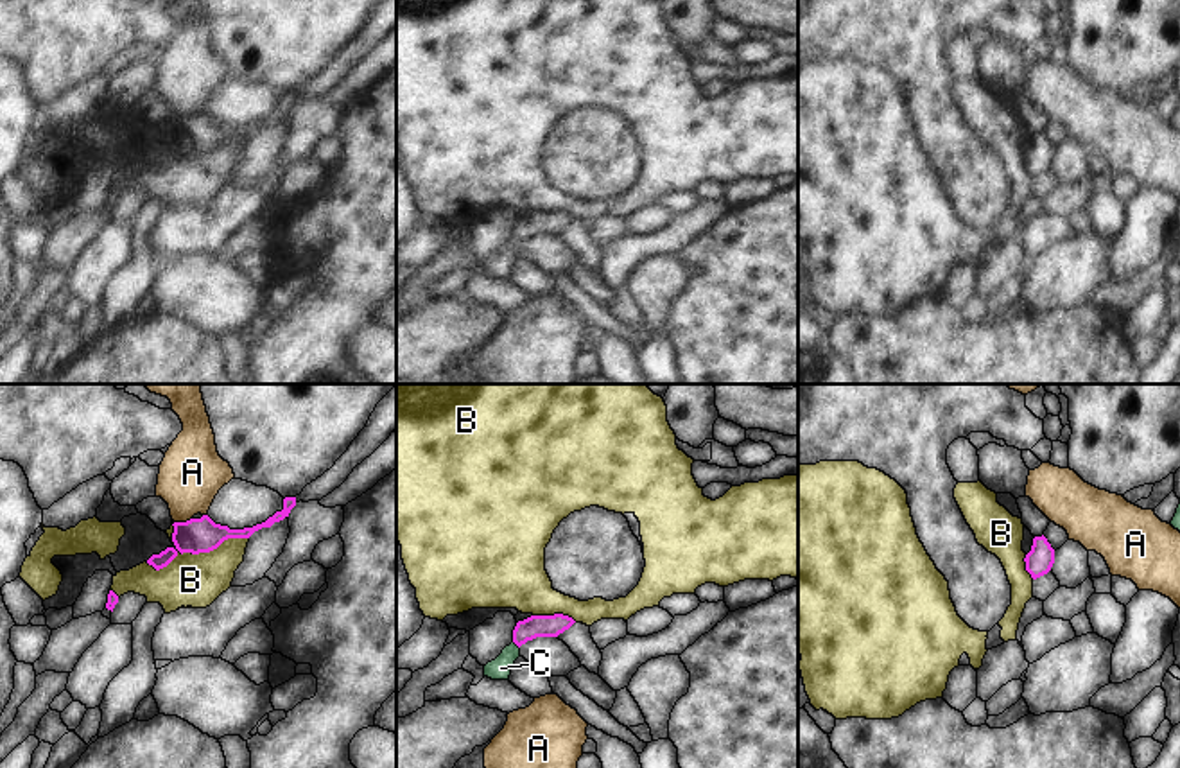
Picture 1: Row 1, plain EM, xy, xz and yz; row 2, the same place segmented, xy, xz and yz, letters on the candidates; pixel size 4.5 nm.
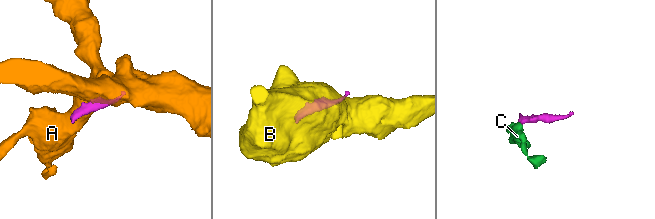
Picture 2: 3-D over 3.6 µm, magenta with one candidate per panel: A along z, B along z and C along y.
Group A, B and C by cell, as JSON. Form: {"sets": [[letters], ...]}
{"sets": [["A"], ["B"], ["C"]]}

